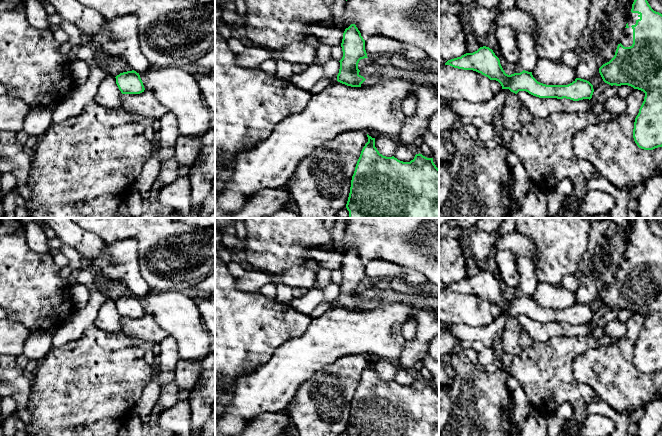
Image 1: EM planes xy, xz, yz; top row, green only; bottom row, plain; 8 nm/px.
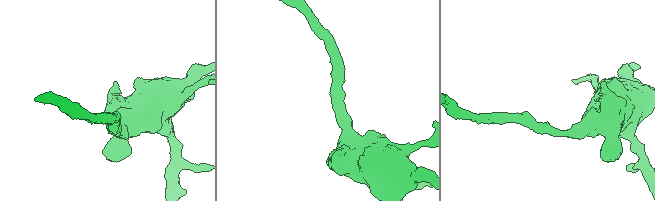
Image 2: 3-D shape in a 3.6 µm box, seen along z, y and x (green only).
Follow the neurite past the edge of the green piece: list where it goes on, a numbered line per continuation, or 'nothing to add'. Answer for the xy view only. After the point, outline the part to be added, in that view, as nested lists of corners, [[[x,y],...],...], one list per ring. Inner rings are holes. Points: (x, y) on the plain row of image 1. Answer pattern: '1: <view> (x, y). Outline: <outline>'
nothing to add

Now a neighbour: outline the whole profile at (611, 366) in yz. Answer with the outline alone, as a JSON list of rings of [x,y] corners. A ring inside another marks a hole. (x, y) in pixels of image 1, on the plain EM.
[[[634,313],[626,322],[627,333],[616,343],[597,348],[588,348],[574,358],[574,378],[579,383],[588,385],[595,396],[606,402],[618,412],[632,413],[645,407],[657,394],[662,394],[662,371],[644,374],[637,370],[633,362],[635,342],[644,325],[645,317]]]

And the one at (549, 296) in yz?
[[[538,281],[532,294],[533,301],[546,309],[568,309],[575,305],[576,294],[562,285]]]

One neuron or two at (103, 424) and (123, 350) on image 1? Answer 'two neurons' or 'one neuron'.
one neuron

